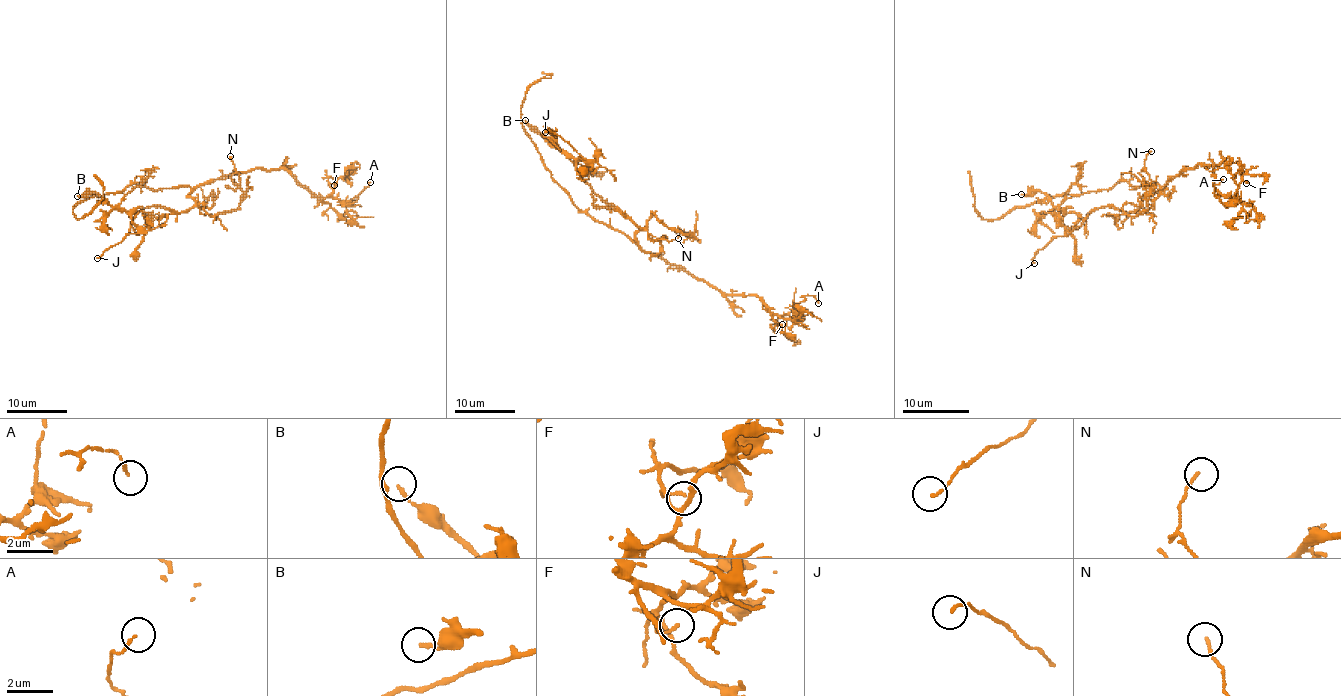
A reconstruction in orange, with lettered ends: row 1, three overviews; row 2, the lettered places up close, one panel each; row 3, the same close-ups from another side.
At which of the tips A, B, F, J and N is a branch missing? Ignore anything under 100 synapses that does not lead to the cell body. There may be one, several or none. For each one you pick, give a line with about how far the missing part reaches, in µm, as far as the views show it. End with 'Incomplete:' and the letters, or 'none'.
Incomplete: none

